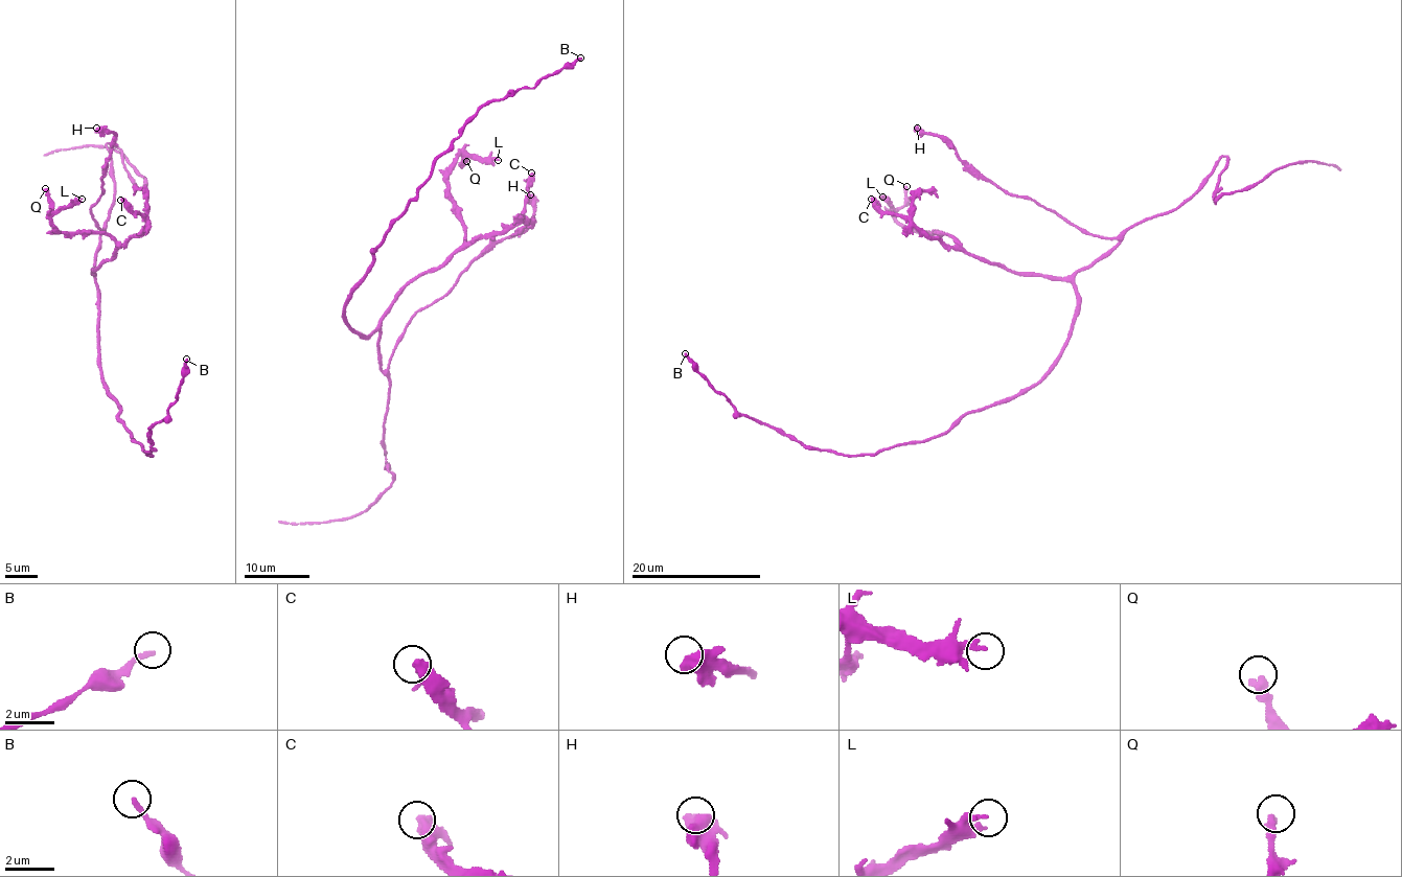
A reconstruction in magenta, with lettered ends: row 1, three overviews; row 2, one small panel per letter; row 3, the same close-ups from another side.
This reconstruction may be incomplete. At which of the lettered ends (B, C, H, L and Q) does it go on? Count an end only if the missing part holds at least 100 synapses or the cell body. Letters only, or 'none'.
none

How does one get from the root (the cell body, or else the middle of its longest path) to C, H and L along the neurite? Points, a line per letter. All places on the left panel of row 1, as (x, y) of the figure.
C: (99, 316), (98, 285), (91, 270), (111, 260), (130, 237), (140, 237), (145, 222), (120, 200)
H: (99, 316), (93, 266), (104, 230), (97, 229), (90, 212), (104, 191), (100, 181), (115, 134), (96, 128)
L: (99, 316), (98, 285), (91, 270), (111, 260), (116, 245), (105, 233), (52, 229), (55, 213), (82, 199)

